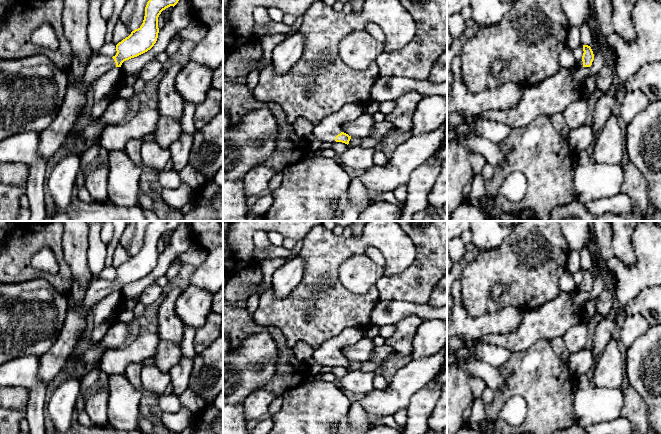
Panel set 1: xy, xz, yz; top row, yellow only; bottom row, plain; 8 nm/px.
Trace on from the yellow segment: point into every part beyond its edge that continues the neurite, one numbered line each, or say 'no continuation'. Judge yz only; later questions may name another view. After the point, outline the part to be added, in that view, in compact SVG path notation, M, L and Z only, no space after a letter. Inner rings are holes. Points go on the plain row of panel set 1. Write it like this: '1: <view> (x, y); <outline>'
1: yz (566, 282); M566 270L559 279L559 286L563 291L583 291L582 283L577 283L573 274Z

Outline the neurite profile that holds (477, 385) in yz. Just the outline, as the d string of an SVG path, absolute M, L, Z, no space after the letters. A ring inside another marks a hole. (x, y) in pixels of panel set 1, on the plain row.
M468 376L468 382L473 395L472 401L474 401L476 398L482 396L485 390L486 384L481 378L476 376Z

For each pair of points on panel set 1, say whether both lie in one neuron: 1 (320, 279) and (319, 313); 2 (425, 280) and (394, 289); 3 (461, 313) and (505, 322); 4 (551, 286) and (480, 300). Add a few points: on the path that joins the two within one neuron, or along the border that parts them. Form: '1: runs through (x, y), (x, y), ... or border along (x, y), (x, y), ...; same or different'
1: runs through (320, 287), (320, 305); same
2: runs through (417, 282), (414, 285), (402, 286); same
3: runs through (470, 322), (494, 322); same
4: runs through (531, 278), (493, 278), (491, 280); same

